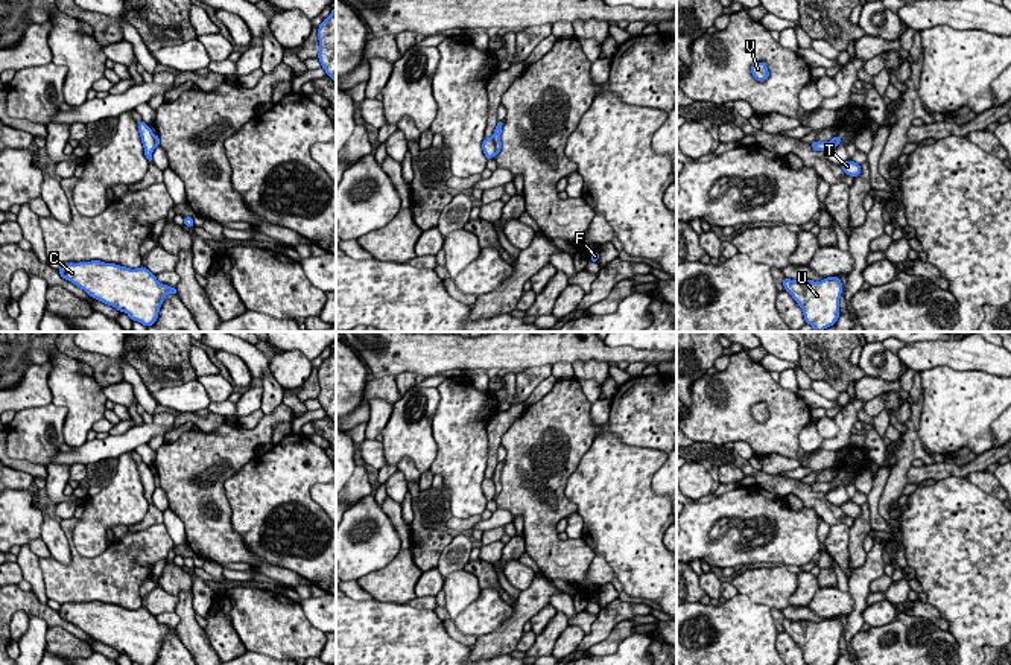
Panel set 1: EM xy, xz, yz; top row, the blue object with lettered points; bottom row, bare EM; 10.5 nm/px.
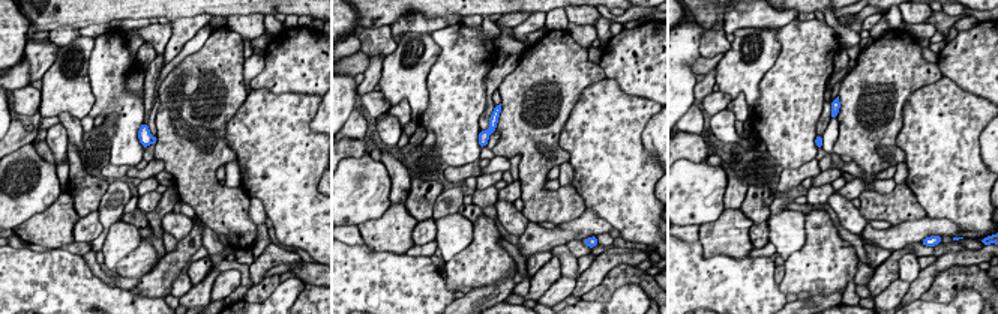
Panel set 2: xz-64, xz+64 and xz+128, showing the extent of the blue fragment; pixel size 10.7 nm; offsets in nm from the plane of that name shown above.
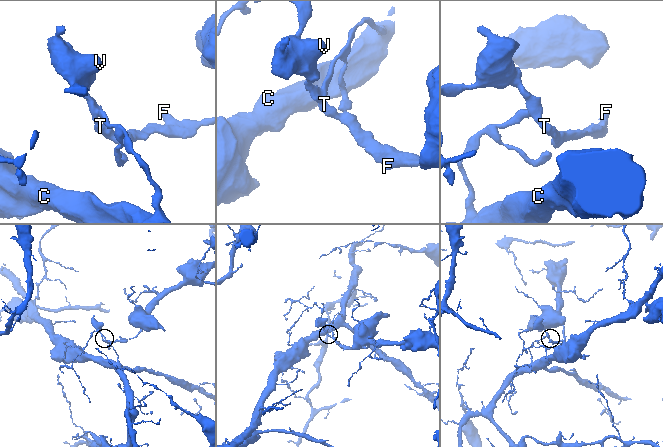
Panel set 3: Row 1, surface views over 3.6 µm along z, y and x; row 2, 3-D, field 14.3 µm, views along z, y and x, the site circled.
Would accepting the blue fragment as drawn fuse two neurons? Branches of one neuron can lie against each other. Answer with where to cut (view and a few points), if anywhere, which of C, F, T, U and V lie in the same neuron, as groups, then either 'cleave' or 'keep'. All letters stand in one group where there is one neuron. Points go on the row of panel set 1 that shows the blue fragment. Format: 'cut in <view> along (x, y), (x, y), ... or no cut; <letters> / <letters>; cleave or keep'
cut in xz along (491, 137), (496, 152); C U / F T V; cleave

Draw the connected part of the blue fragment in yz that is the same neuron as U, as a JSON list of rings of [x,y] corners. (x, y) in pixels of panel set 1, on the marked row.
[[[826,277],[821,282],[784,278],[783,288],[803,309],[804,321],[813,332],[822,332],[838,321],[842,294],[839,277]]]

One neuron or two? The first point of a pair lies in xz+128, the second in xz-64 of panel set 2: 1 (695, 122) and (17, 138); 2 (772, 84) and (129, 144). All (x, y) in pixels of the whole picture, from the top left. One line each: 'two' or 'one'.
1: one
2: one

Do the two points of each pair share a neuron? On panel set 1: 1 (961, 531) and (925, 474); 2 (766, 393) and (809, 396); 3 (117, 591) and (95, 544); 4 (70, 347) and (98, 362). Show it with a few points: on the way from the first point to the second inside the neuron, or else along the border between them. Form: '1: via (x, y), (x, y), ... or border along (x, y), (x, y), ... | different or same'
1: border along (966, 477), (946, 477), (935, 483) | different
2: border along (797, 394), (811, 408) | different
3: border along (73, 530), (81, 554), (107, 548) | different
4: via (76, 353), (91, 359) | same

